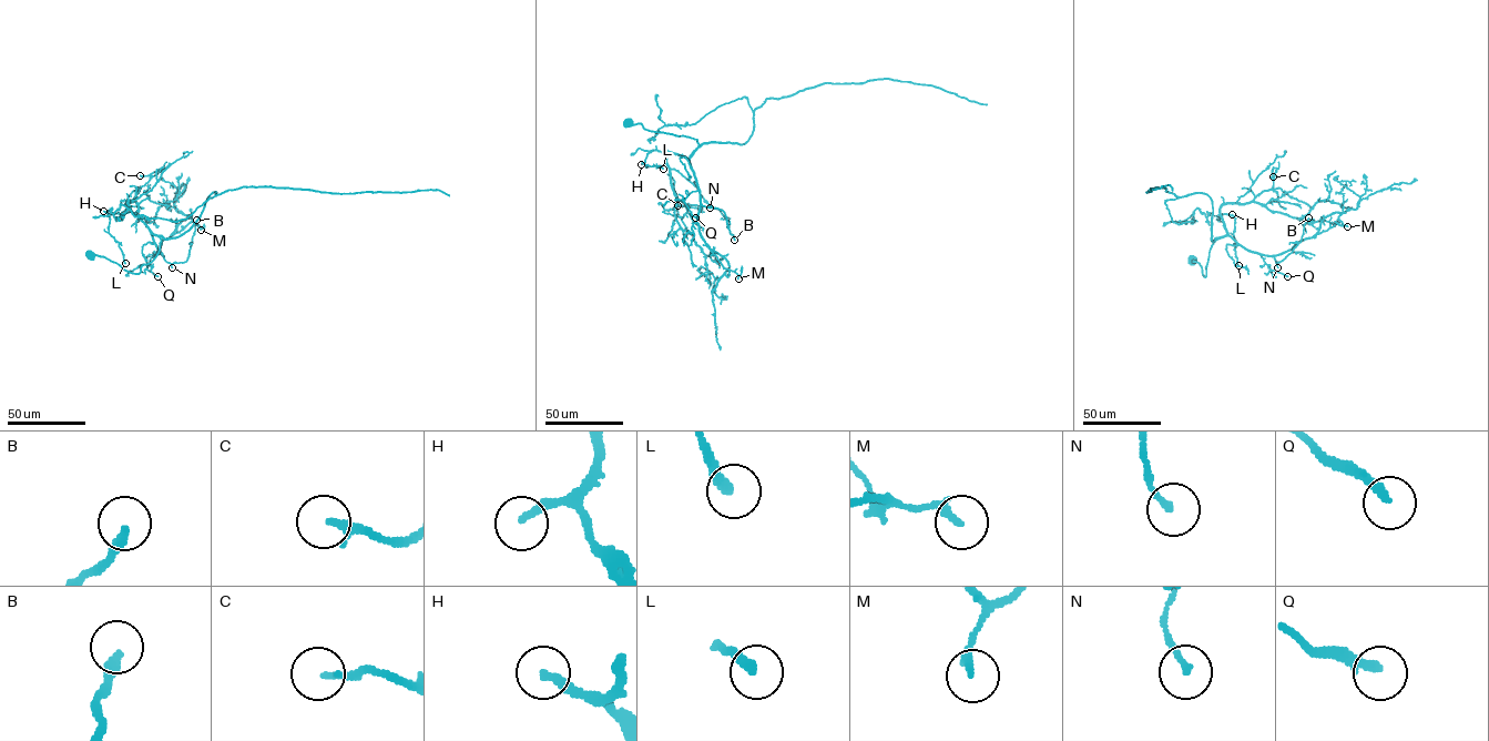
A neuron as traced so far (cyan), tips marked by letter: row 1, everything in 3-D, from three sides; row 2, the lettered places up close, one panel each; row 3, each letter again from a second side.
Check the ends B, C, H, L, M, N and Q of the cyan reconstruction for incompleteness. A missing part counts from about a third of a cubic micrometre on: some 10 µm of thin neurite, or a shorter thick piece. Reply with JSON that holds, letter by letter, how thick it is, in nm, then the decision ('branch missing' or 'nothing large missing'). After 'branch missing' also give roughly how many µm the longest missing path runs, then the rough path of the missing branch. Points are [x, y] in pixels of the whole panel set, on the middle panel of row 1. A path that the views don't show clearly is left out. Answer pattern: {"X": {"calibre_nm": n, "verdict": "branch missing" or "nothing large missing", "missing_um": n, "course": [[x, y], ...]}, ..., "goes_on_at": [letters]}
{"B": {"calibre_nm": 260, "verdict": "branch missing", "missing_um": 40, "course": [[734, 240], [735, 254], [735, 247], [731, 246]]}, "C": {"calibre_nm": 190, "verdict": "nothing large missing"}, "H": {"calibre_nm": 220, "verdict": "branch missing", "missing_um": 45}, "L": {"calibre_nm": 280, "verdict": "nothing large missing"}, "M": {"calibre_nm": 240, "verdict": "nothing large missing"}, "N": {"calibre_nm": 160, "verdict": "nothing large missing"}, "Q": {"calibre_nm": 240, "verdict": "nothing large missing"}, "goes_on_at": ["B", "H"]}

